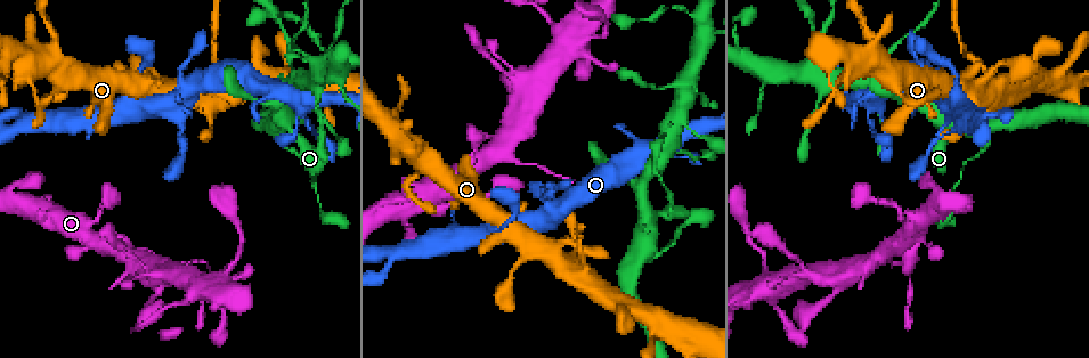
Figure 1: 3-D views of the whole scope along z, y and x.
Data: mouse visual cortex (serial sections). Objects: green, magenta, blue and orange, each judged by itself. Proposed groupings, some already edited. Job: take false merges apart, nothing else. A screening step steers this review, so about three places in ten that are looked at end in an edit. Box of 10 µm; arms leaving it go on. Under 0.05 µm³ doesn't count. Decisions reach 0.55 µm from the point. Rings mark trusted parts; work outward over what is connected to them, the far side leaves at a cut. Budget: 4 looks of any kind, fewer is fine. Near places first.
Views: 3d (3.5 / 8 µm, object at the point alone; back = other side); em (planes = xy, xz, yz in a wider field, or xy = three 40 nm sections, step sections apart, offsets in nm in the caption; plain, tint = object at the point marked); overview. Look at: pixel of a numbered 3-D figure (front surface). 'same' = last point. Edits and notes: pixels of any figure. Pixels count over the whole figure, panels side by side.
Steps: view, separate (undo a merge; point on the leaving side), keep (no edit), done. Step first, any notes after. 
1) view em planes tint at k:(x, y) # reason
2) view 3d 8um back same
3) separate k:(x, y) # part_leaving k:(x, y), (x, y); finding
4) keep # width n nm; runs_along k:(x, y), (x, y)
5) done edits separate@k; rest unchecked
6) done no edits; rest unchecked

view em xy step 1 tint at 1:(575, 274) # two arms at a narrow angle

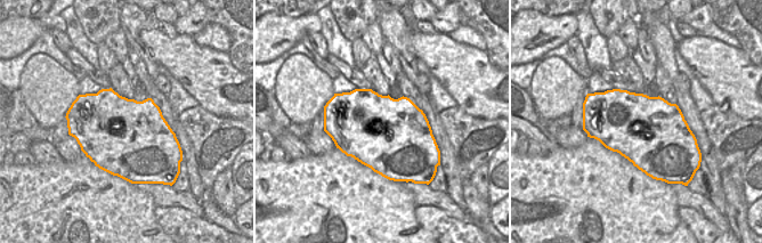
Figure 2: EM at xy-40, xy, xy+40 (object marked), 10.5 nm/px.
view 3d 3.5um same # see where the arms go

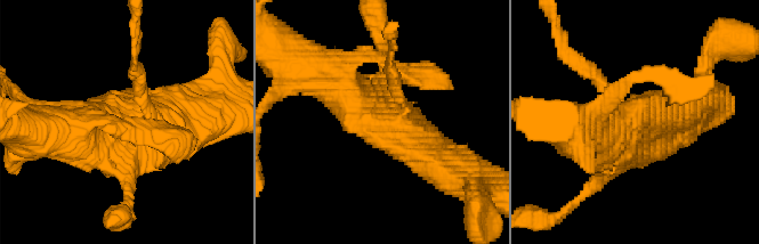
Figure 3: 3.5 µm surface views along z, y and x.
separate 3:(582, 71) # part_leaving 3:(605, 86), (564, 51), (555, 23); a second cell is stuck on

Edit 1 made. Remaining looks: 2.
view 3d 3.5um at 1:(664, 150) # abrupt turn

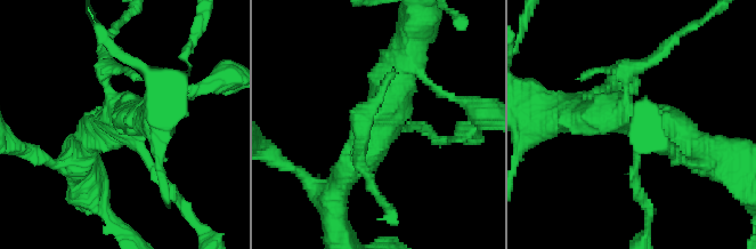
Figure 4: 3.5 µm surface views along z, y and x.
view em xy step 5 tint at 4:(375, 122) # arms 4; arm_widths 150, 200, 450, 450 nm

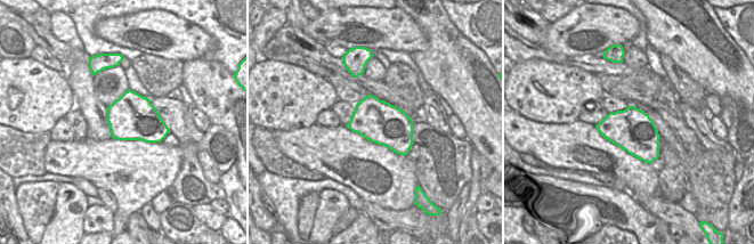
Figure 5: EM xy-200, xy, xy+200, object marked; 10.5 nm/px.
separate 4:(652, 59) # two cells meet here

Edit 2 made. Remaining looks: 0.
done edits separate@3, separate@4; rest unchecked

